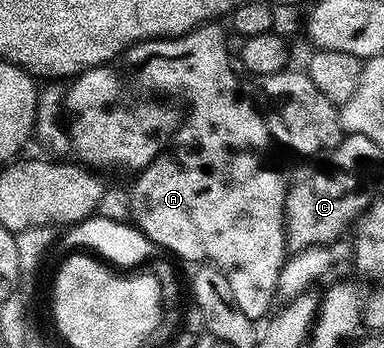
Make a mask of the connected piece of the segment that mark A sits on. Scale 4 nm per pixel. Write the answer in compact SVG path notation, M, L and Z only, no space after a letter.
M220 25L195 27L184 35L166 39L146 39L135 43L122 56L122 62L132 74L131 82L141 92L156 97L177 95L181 104L188 103L188 111L186 107L186 114L170 145L135 176L130 219L157 248L165 247L180 259L193 259L196 265L205 263L217 267L230 284L238 309L242 309L246 317L260 321L273 310L278 273L282 273L286 258L284 202L288 179L272 160L274 140L264 124L263 114L254 106L253 100L251 103L240 96L240 87L228 60L224 31L216 26Z

